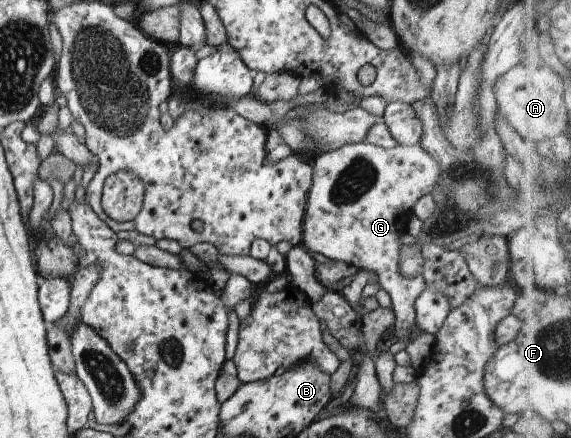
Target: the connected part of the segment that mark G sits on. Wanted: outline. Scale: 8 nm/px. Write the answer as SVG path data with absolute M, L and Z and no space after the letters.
M367 141L346 144L342 148L320 153L313 167L312 187L307 195L304 214L301 244L311 254L322 254L332 261L344 262L356 266L361 271L374 272L383 288L392 299L393 312L396 316L396 344L389 351L396 354L405 350L413 340L412 326L416 319L415 301L424 292L426 282L420 277L407 278L400 275L399 255L402 235L407 231L409 216L413 213L414 204L422 196L431 194L440 180L440 168L436 160L425 150L414 145L398 145L392 149L379 148Z

